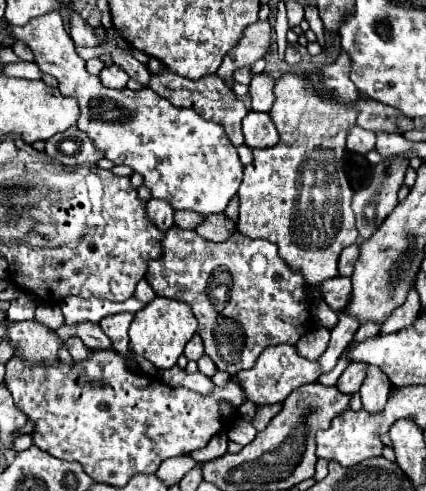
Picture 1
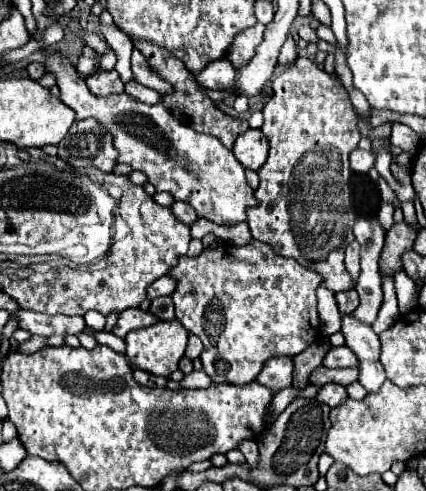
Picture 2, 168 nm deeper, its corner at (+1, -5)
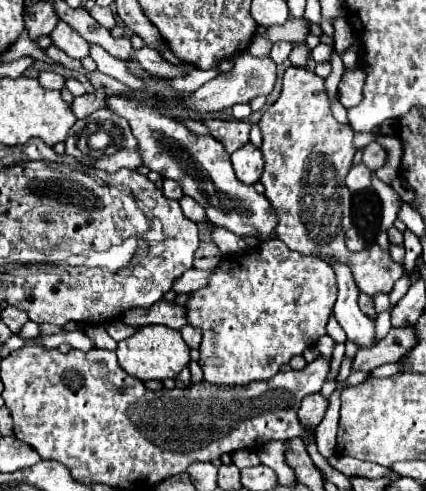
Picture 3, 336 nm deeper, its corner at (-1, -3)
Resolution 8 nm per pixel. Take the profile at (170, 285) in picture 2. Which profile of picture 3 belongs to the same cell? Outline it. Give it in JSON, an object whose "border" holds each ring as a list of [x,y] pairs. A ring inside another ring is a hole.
{"border":[[[189,269],[185,271],[179,279],[173,281],[173,291],[175,293],[191,293],[207,283],[209,271],[199,271],[199,269]]]}

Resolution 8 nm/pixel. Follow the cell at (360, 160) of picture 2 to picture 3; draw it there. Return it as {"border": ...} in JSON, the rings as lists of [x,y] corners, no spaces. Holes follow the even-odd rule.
{"border":[[[363,163],[353,165],[353,167],[349,169],[347,177],[345,177],[345,185],[347,185],[353,193],[371,187],[371,171],[369,171],[369,167],[365,167]]]}

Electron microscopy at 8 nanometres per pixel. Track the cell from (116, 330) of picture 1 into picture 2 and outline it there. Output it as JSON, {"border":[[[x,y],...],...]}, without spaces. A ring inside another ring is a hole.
{"border":[[[127,309],[119,315],[117,319],[117,325],[113,327],[113,333],[117,337],[125,337],[129,331],[133,329],[141,329],[141,327],[147,327],[147,325],[153,325],[157,323],[159,319],[151,313],[151,311],[143,311],[143,309]]]}

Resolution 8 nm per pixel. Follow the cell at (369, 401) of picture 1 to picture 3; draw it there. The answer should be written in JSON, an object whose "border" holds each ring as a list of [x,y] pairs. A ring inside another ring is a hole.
{"border":[[[333,261],[333,269],[337,275],[337,301],[335,301],[335,317],[343,331],[347,333],[347,341],[355,343],[359,349],[371,349],[377,345],[375,339],[375,319],[365,315],[359,305],[359,289],[351,277],[347,265]]]}

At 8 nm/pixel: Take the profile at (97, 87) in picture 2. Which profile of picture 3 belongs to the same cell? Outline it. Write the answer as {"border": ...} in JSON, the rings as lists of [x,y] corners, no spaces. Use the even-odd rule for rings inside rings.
{"border":[[[103,91],[85,93],[81,97],[75,97],[75,101],[71,103],[71,109],[73,109],[73,113],[75,113],[77,119],[85,119],[91,113],[95,113],[97,109],[105,107],[105,99],[107,99],[107,95]]]}

